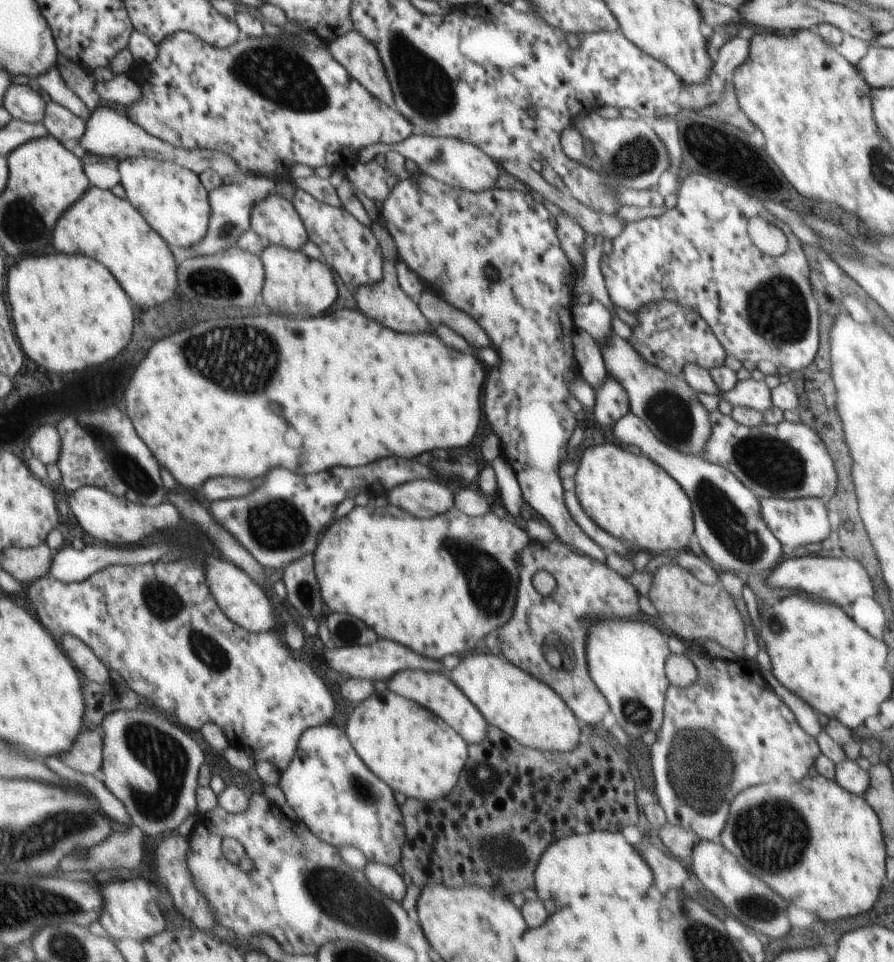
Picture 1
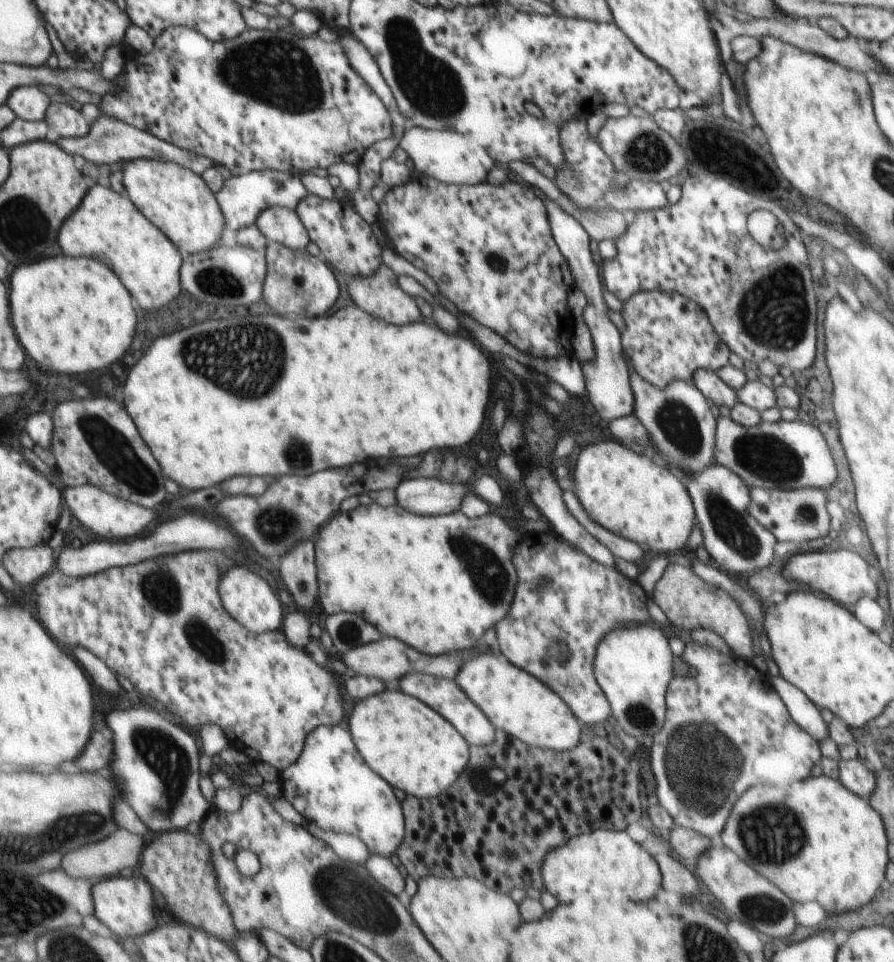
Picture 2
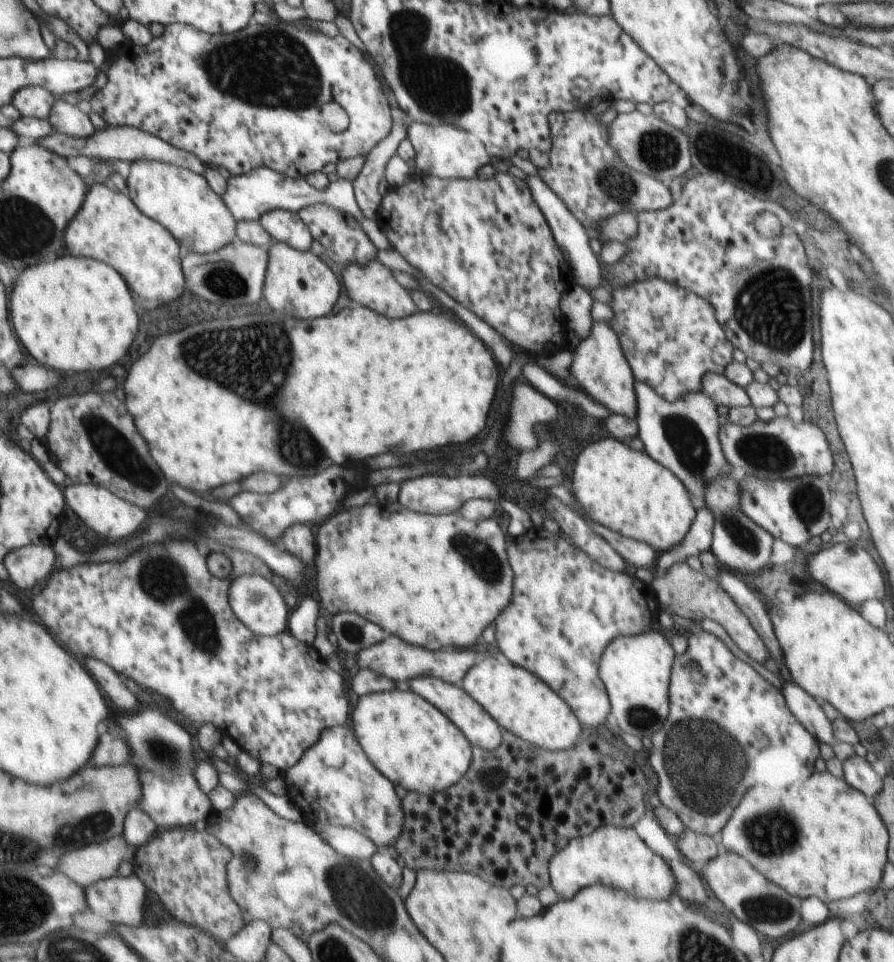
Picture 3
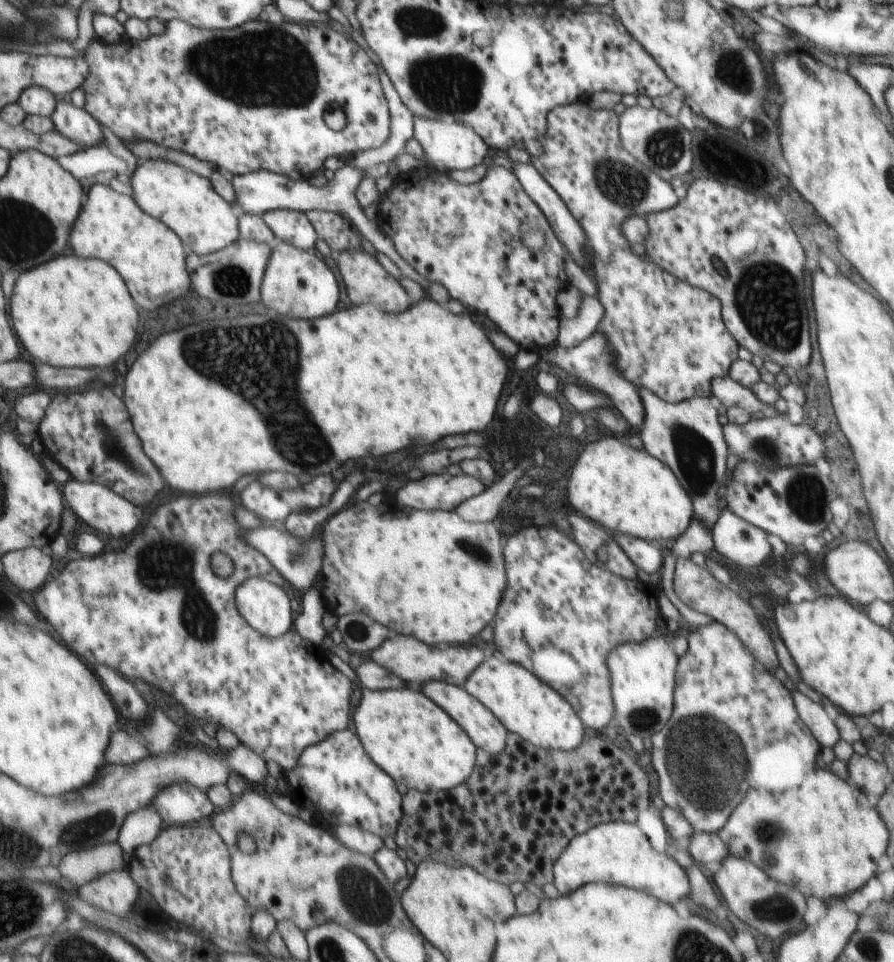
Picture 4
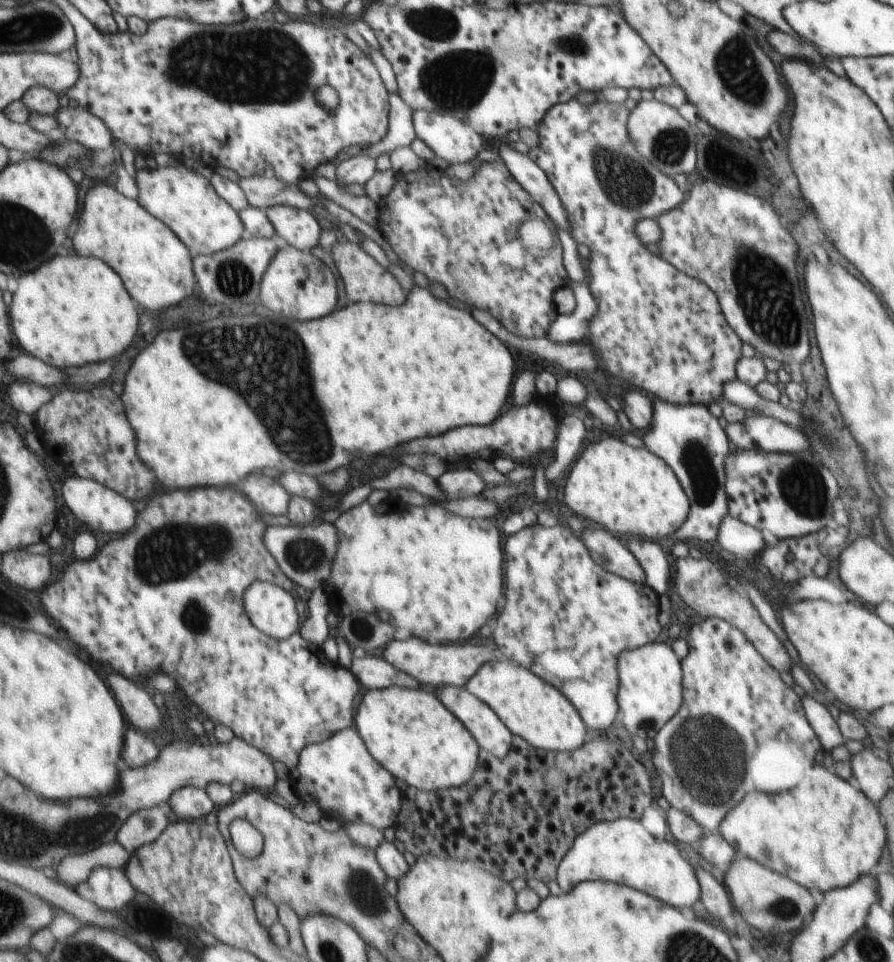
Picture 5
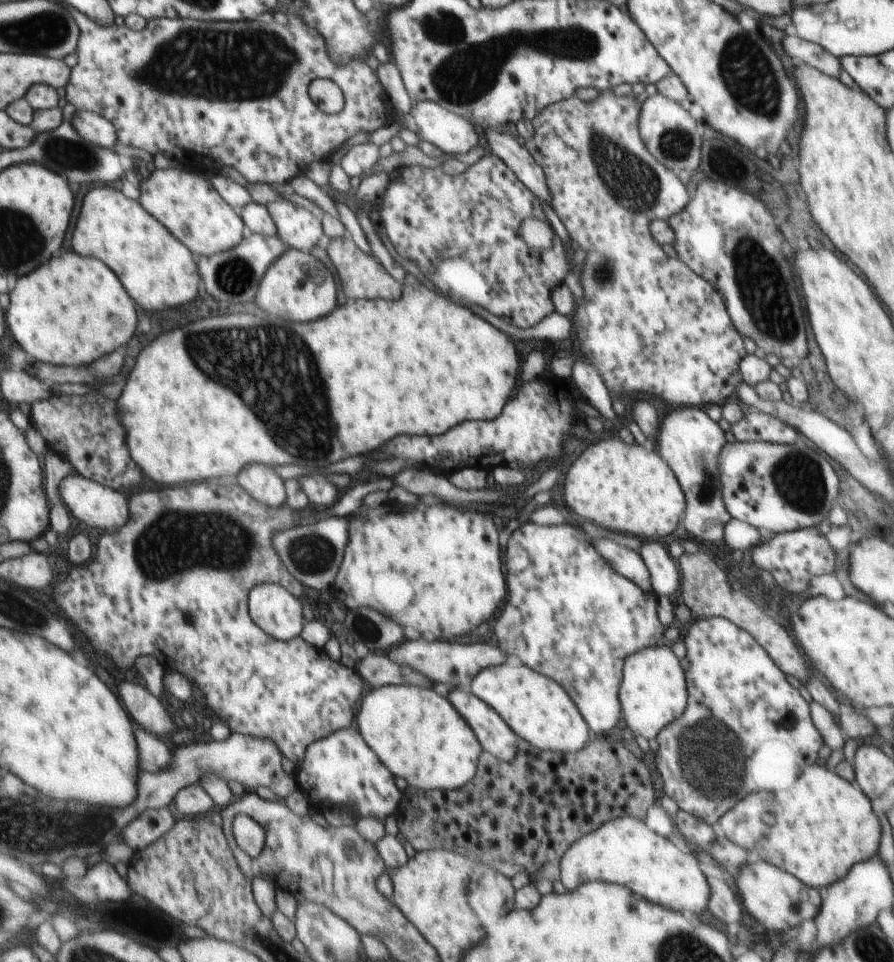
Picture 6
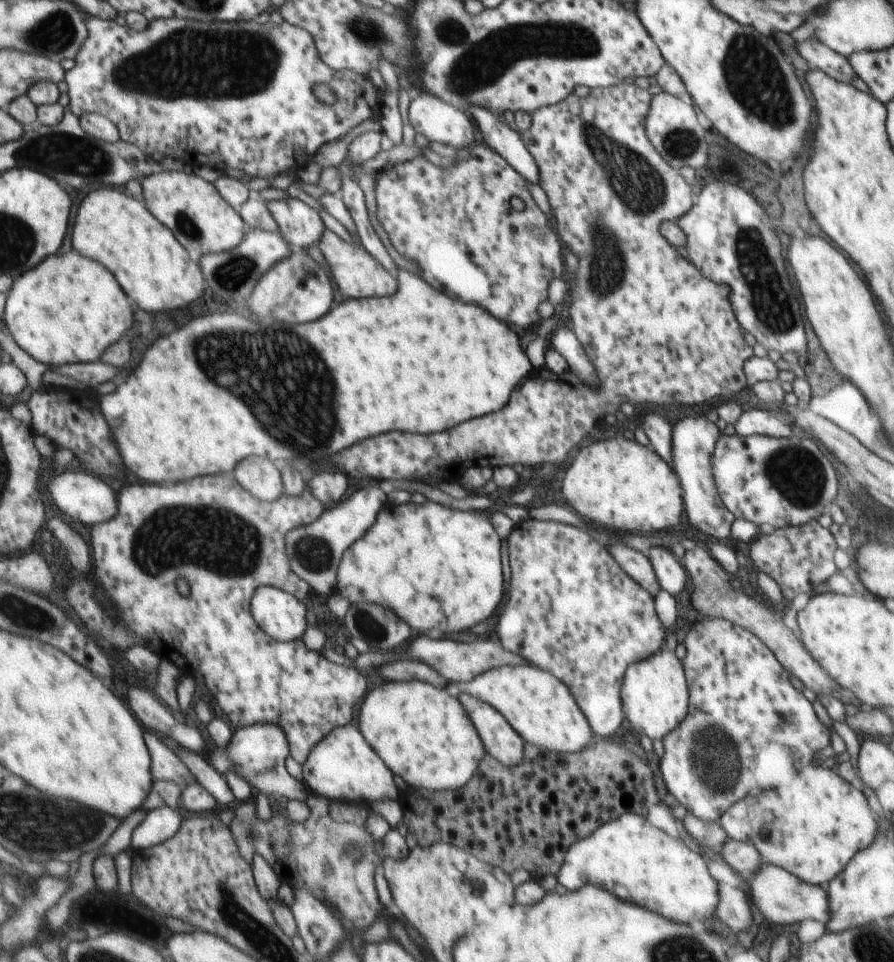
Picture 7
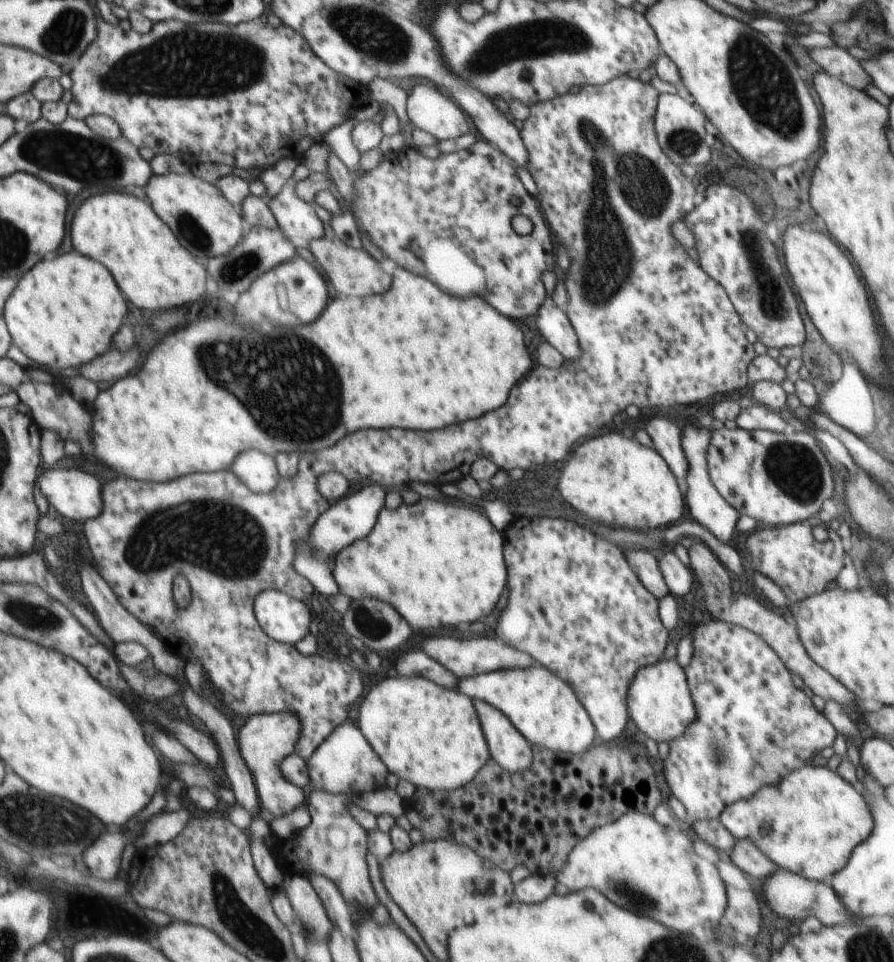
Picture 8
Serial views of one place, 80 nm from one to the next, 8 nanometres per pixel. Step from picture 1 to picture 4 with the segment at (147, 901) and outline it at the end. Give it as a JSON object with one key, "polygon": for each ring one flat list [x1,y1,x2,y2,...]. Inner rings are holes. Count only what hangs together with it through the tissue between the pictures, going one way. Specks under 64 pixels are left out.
{"polygon":[[127,870,109,872,77,889,80,899,120,918,126,918,138,906,140,892]]}

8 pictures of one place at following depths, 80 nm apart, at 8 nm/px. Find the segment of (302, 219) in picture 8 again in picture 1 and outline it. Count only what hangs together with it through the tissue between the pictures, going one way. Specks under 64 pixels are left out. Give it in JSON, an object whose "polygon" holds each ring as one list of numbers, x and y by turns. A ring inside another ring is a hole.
{"polygon":[[276,193,252,205,250,226,266,244,290,250,301,250,309,240,305,224,290,198,282,198]]}

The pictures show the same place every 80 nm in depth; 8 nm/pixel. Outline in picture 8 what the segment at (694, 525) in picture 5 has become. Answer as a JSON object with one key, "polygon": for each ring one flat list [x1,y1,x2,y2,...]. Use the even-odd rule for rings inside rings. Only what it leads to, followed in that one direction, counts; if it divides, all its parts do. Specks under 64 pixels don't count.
{"polygon":[[688,423,681,430,681,445,688,461,688,470,686,473,686,488,688,488,686,495,686,502,688,504,688,510,692,514,693,520,699,522,704,528,716,536,722,542,728,544,732,534,734,534,734,528,739,519,738,511,726,502,722,495,718,492,718,489,711,481,708,463,707,463,707,450,711,443,712,429,710,427,698,427,692,423]]}

